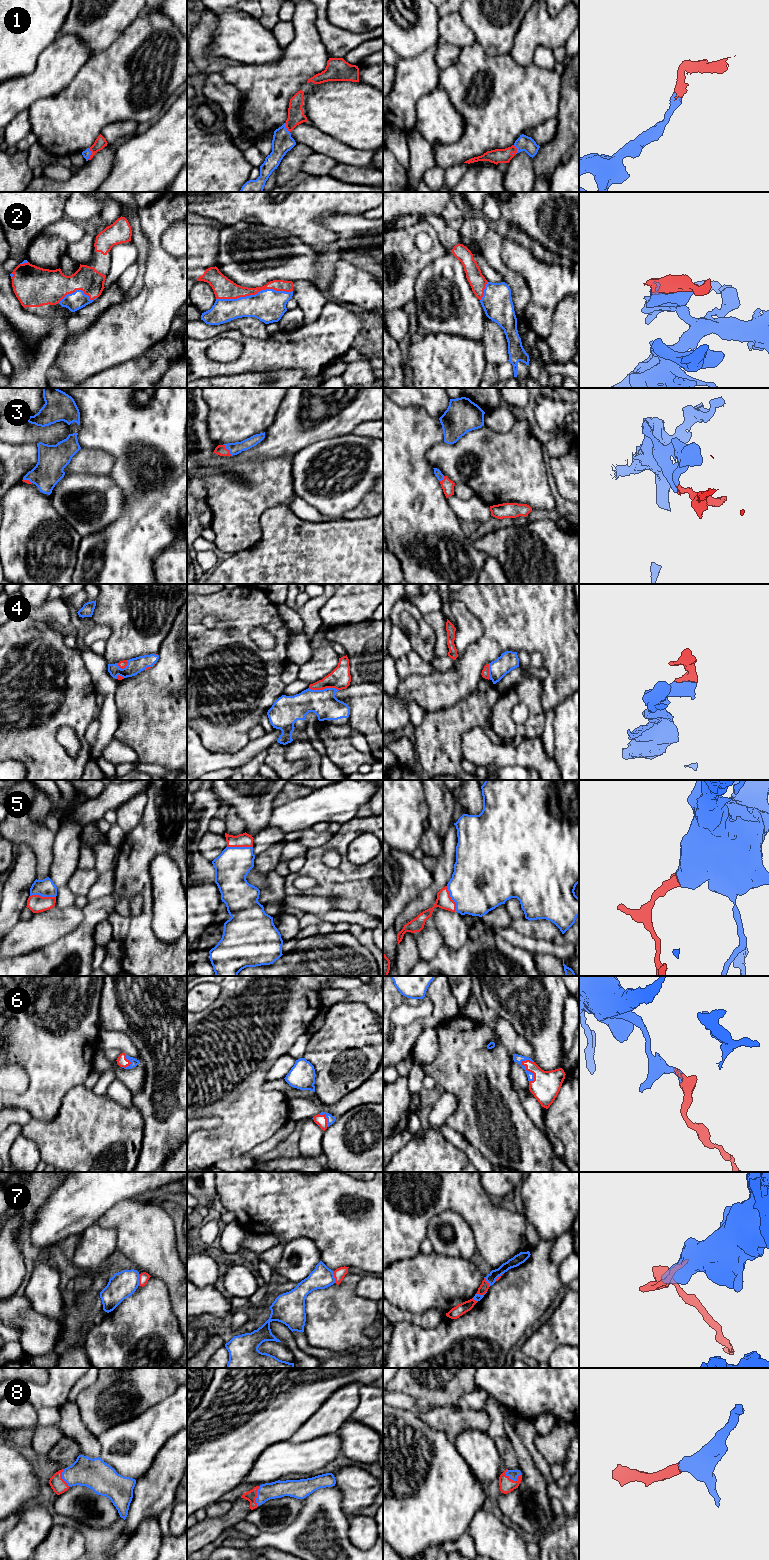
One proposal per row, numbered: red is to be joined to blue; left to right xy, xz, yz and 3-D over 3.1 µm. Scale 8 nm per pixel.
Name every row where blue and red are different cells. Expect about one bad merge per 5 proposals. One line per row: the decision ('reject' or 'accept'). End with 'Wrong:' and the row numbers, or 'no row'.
1: accept
2: accept
3: accept
4: accept
5: accept
6: accept
7: reject
8: accept
Wrong: 7

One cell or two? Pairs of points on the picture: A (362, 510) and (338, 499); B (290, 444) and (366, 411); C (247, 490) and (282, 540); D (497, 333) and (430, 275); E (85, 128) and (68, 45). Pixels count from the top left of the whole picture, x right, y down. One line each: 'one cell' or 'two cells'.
A: two cells
B: one cell
C: two cells
D: two cells
E: two cells

